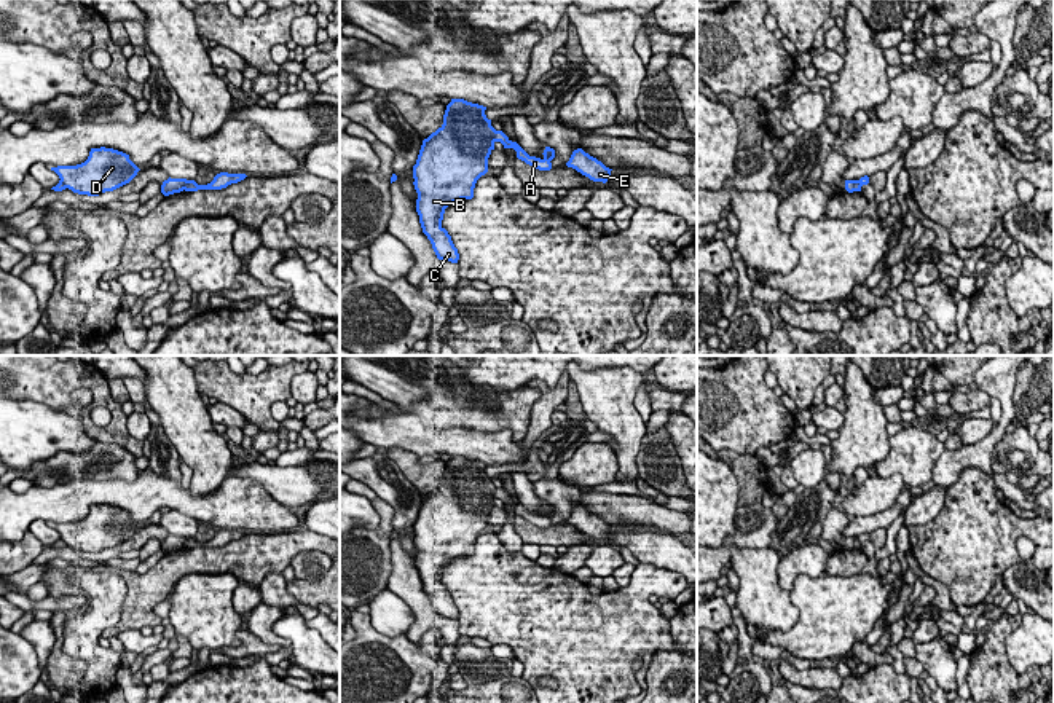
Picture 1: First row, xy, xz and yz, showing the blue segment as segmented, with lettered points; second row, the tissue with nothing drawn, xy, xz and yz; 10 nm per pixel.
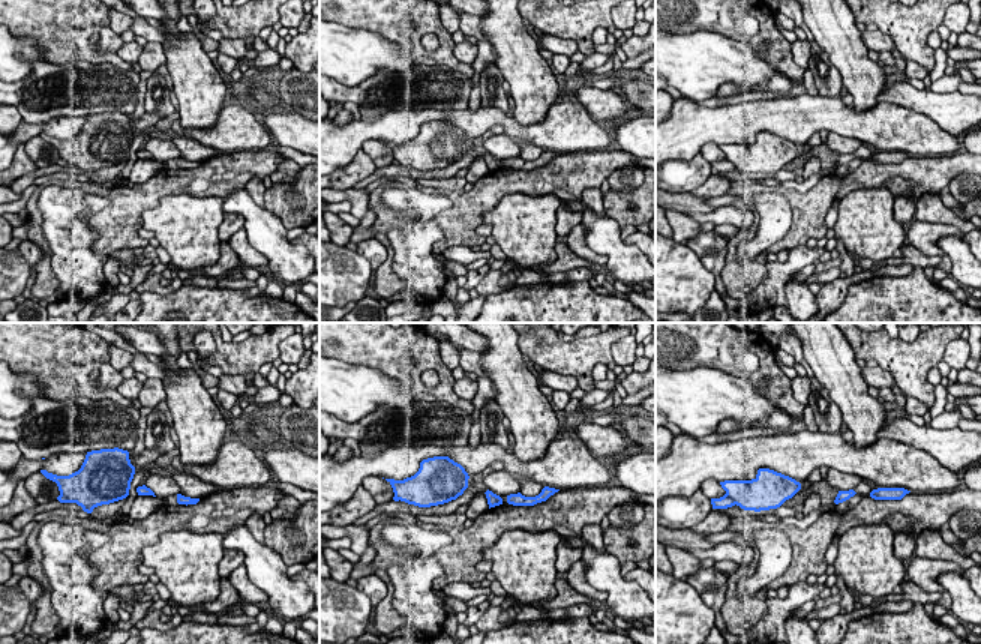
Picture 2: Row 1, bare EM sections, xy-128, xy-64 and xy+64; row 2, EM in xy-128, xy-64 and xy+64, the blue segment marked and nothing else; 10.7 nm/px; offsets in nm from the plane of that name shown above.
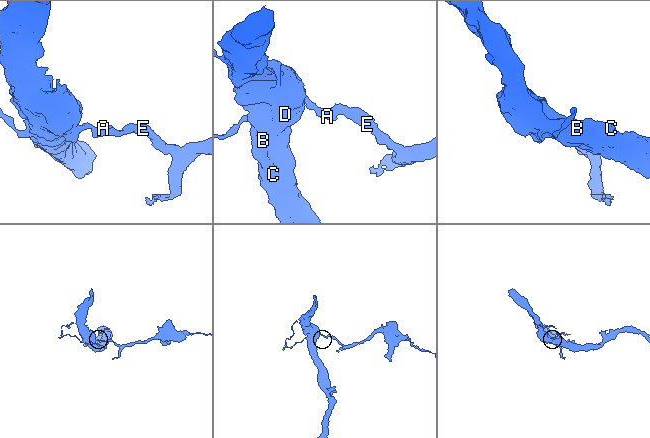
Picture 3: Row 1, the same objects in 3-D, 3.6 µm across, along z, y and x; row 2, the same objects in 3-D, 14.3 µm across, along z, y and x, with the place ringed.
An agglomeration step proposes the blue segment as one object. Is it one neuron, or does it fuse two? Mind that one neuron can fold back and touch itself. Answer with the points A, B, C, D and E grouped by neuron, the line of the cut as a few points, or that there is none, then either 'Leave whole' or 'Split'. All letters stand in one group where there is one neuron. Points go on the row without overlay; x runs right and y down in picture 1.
Groups: A B C D / E. Split along xy (190, 538), (184, 545). Split

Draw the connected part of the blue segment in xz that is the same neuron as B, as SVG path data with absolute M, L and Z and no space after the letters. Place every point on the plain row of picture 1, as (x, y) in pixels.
M451 456L443 481L423 497L413 523L416 569L439 617L459 617L451 593L442 583L443 571L450 561L474 555L477 537L488 529L488 515L496 499L513 505L518 516L539 528L552 526L550 518L529 513L502 488L496 488L485 467L483 462Z

